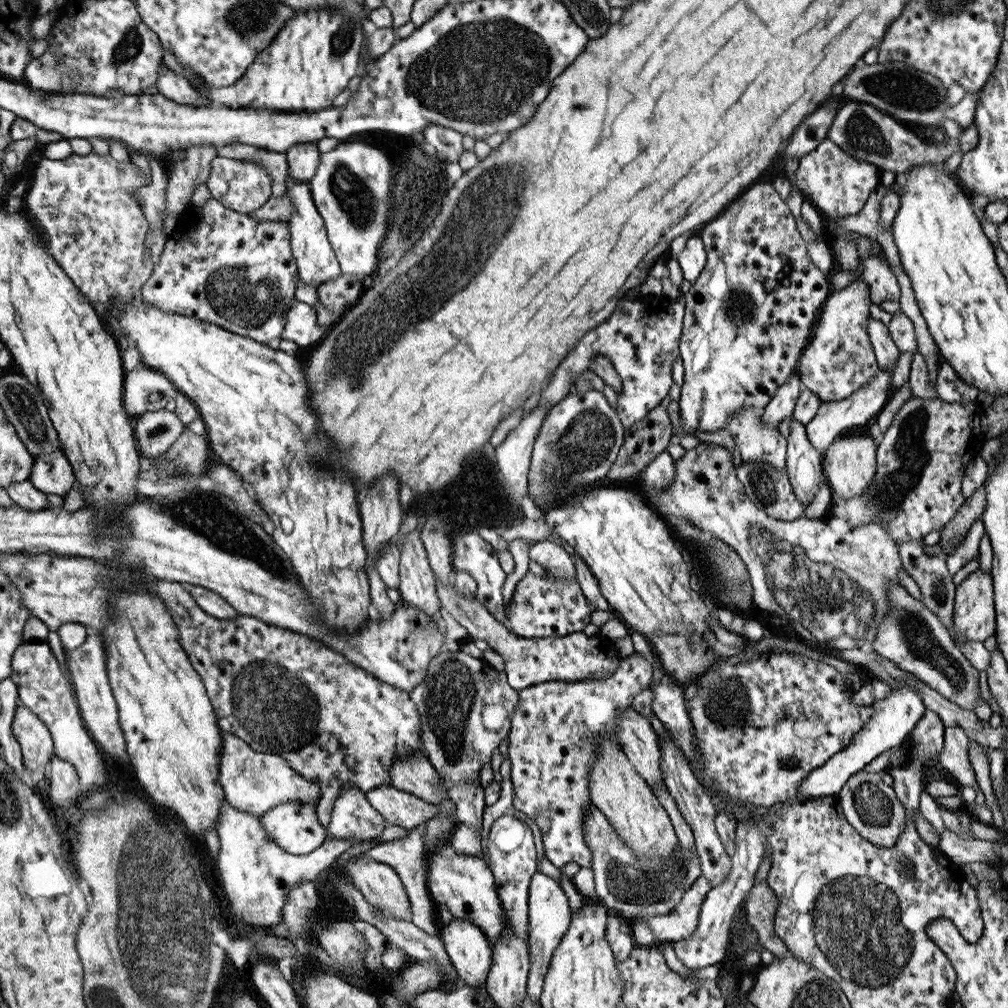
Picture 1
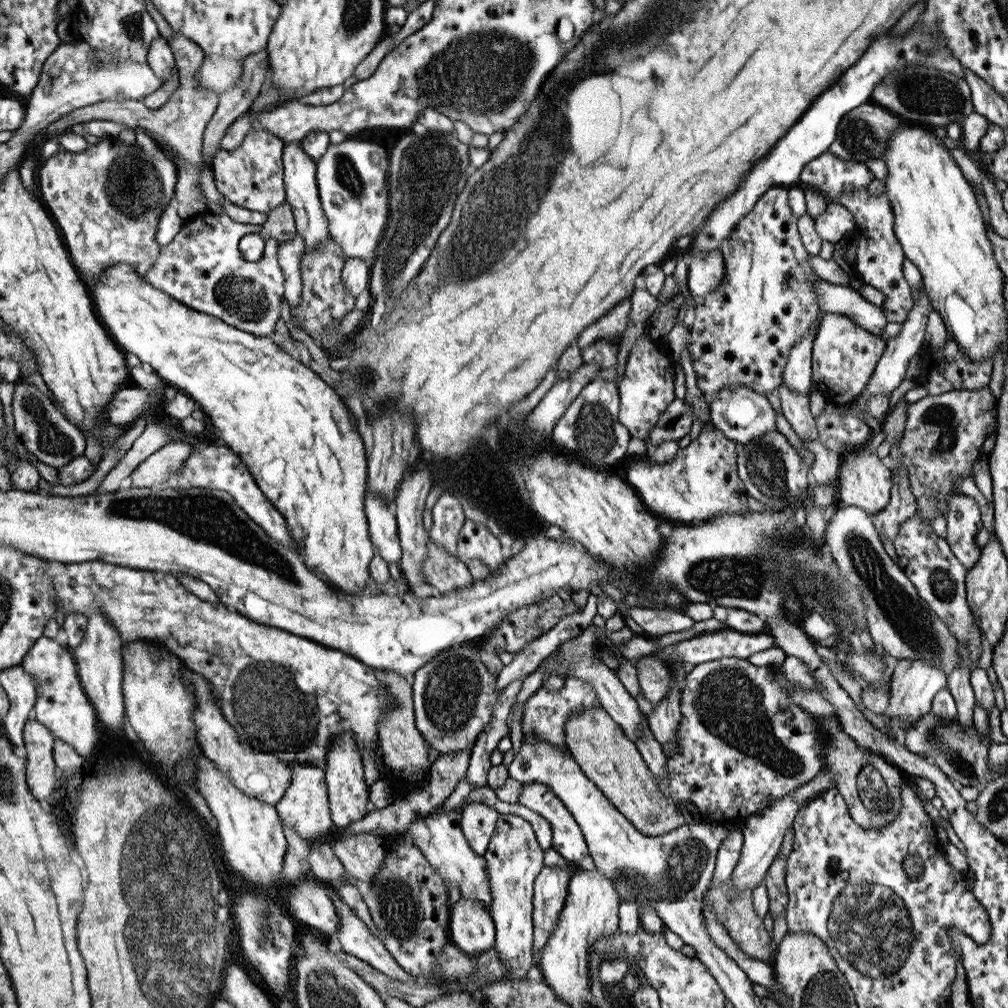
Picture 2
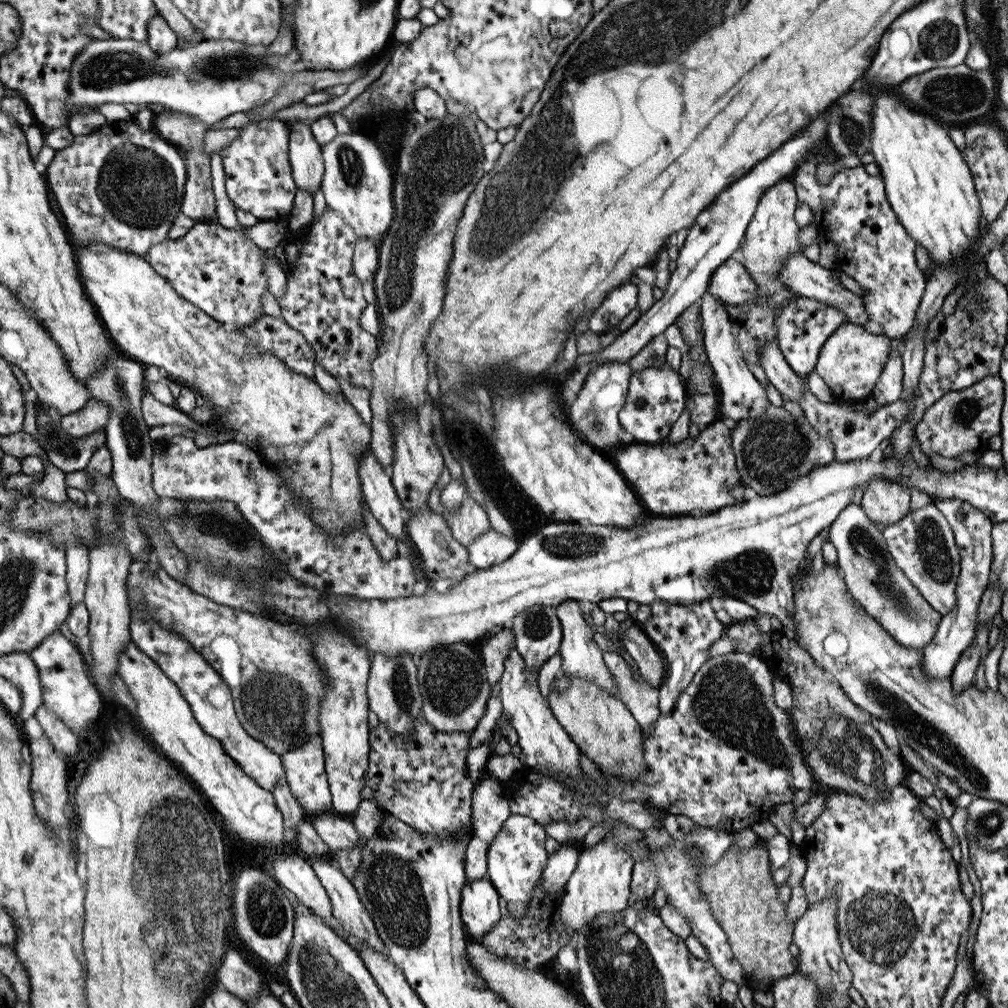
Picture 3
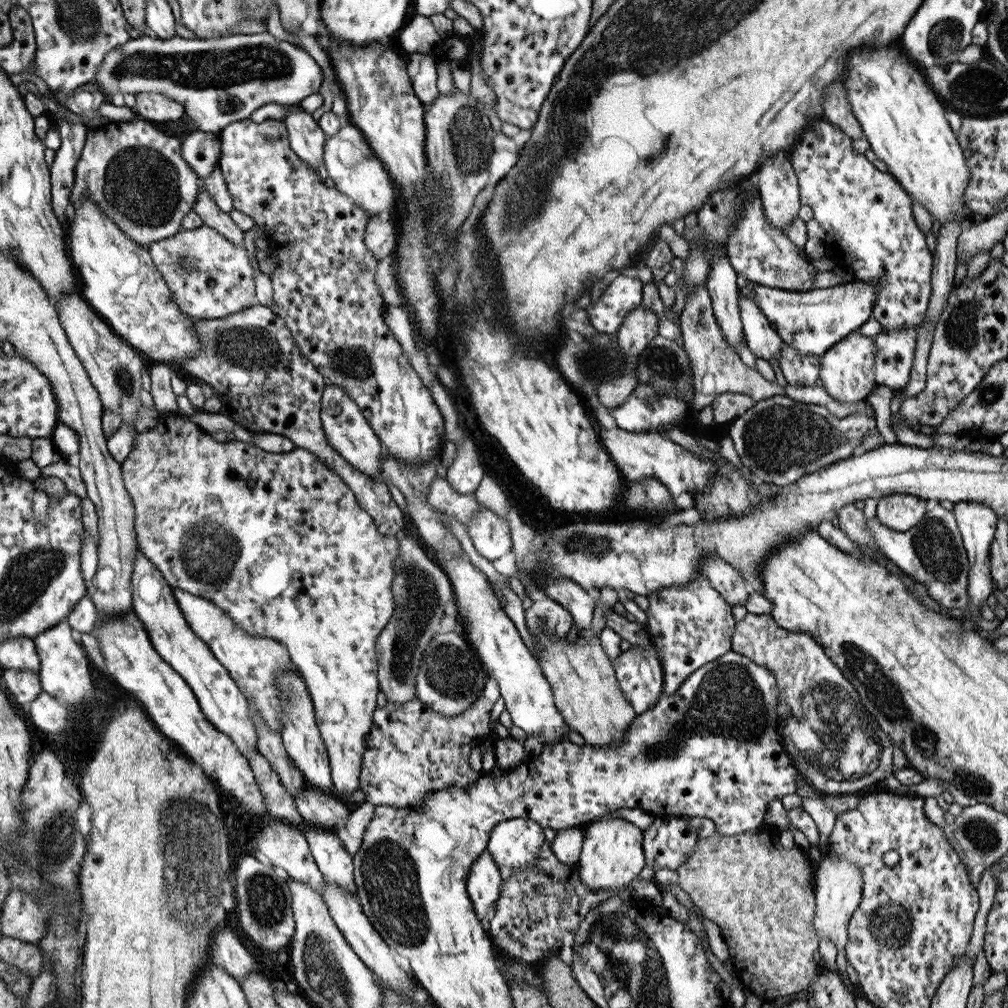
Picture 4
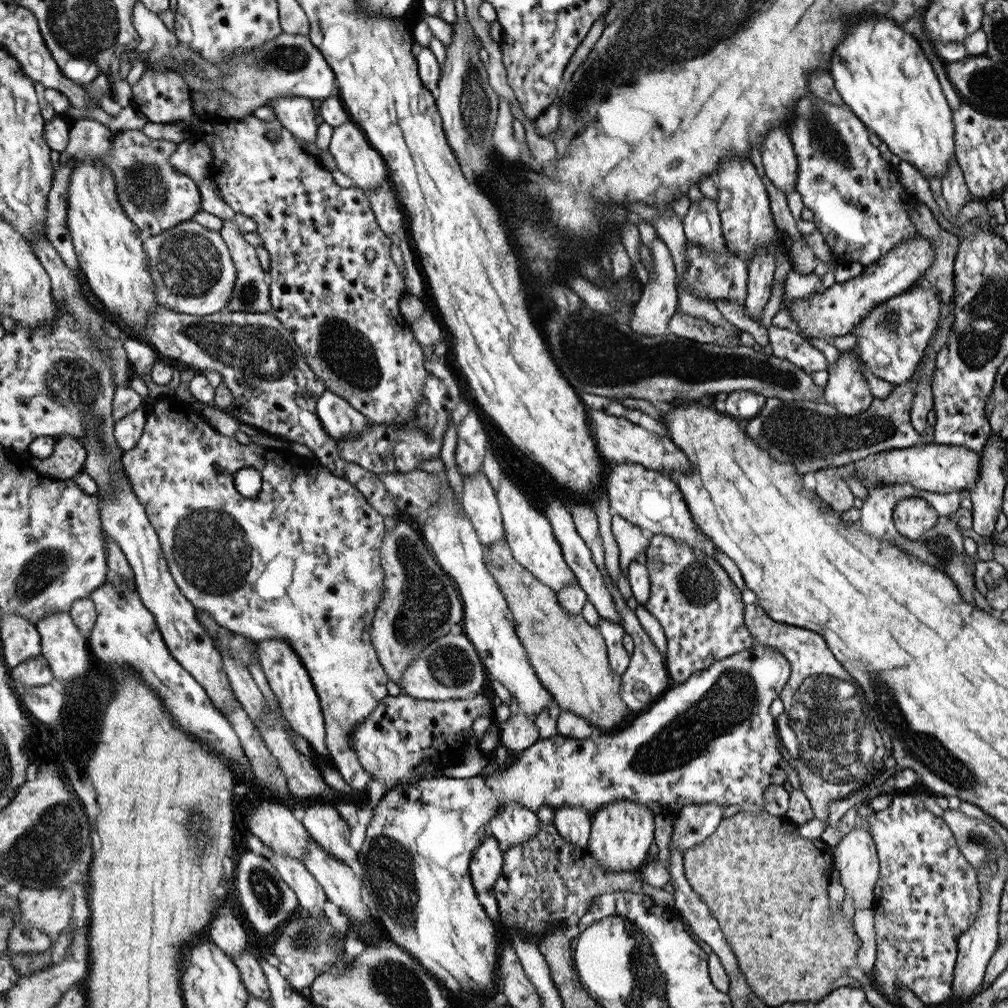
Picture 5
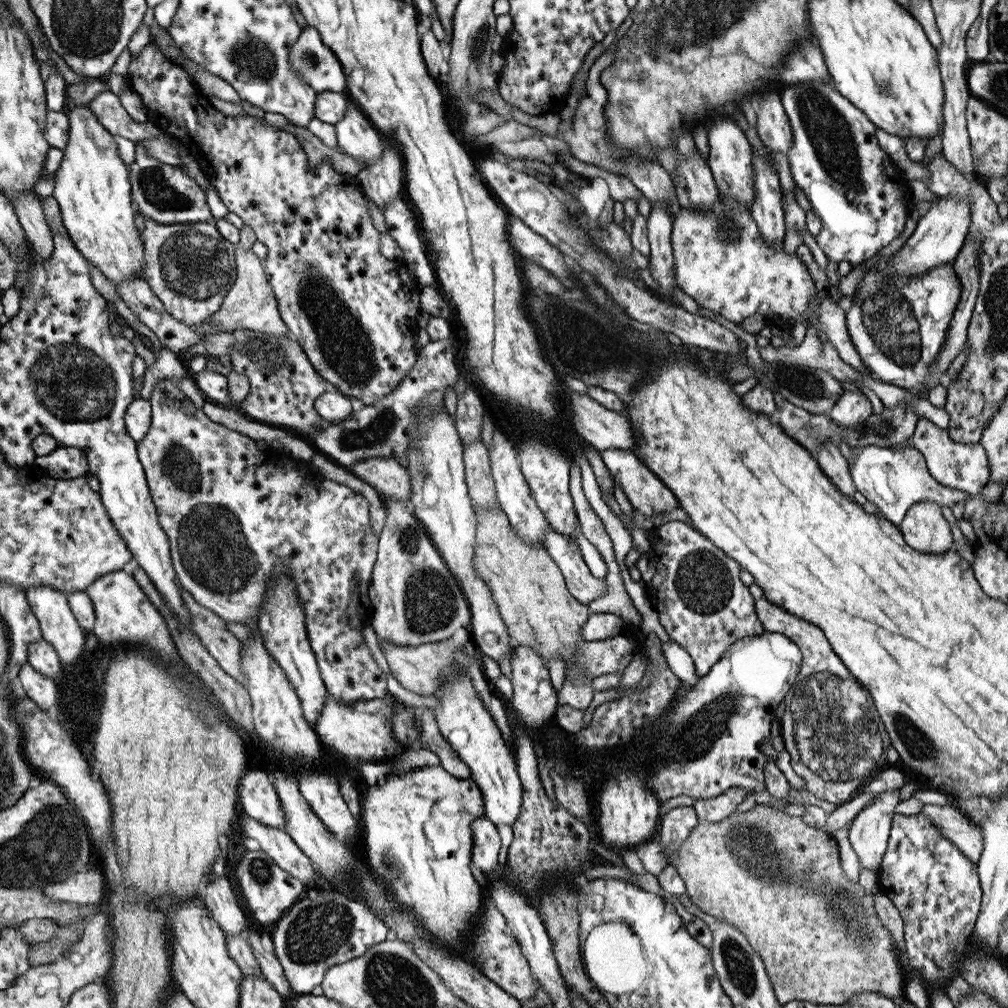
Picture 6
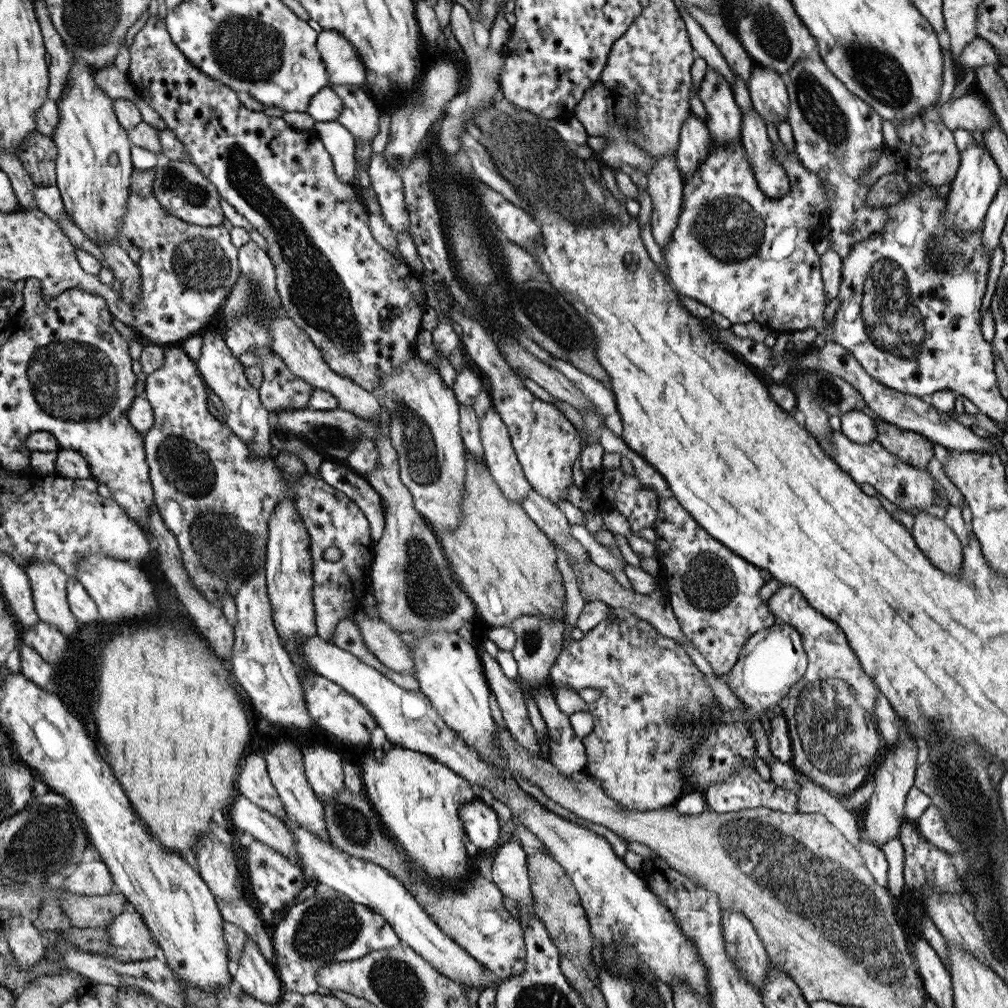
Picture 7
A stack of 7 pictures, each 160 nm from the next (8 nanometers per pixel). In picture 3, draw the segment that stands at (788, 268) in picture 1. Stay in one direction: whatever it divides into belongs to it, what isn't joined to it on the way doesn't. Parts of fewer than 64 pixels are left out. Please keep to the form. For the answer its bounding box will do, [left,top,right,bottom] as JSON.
[728,178,803,369]

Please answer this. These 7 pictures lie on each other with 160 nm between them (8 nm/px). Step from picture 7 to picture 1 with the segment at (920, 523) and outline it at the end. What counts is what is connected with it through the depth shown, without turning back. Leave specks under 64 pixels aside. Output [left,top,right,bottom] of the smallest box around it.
[822,434,877,503]

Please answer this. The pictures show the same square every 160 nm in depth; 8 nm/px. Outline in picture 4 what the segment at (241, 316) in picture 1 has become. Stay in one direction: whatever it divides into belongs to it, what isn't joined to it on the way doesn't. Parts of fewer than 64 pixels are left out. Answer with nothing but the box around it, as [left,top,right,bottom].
[146,224,255,319]

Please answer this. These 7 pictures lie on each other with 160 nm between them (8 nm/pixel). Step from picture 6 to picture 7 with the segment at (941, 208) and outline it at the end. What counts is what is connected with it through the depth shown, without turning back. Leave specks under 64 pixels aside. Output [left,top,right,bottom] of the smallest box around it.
[941,140,1002,232]

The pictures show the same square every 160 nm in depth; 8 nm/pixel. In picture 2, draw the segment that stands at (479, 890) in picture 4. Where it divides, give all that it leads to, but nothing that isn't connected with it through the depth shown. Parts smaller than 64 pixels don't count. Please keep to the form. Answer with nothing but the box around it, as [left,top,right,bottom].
[450,899,496,959]

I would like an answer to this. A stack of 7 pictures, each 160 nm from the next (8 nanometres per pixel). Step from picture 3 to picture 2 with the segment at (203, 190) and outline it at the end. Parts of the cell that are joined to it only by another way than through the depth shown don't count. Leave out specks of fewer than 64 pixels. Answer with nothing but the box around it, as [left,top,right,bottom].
[41,32,219,221]

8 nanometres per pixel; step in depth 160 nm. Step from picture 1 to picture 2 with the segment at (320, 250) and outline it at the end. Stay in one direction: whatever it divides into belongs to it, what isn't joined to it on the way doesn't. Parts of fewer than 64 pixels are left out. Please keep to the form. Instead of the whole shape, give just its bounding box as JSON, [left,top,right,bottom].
[283,141,330,253]

